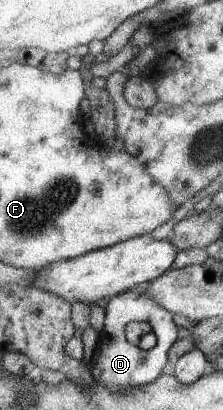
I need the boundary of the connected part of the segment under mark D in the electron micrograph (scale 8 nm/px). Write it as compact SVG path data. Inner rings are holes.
M140 288L130 289L108 301L104 330L100 335L100 352L93 370L93 377L110 390L124 392L130 387L147 385L160 374L162 366L169 360L169 349L176 341L178 328L172 322L172 313L155 305L150 293ZM133 321L146 321L155 334L155 344L148 350L138 348L126 340L126 326Z

